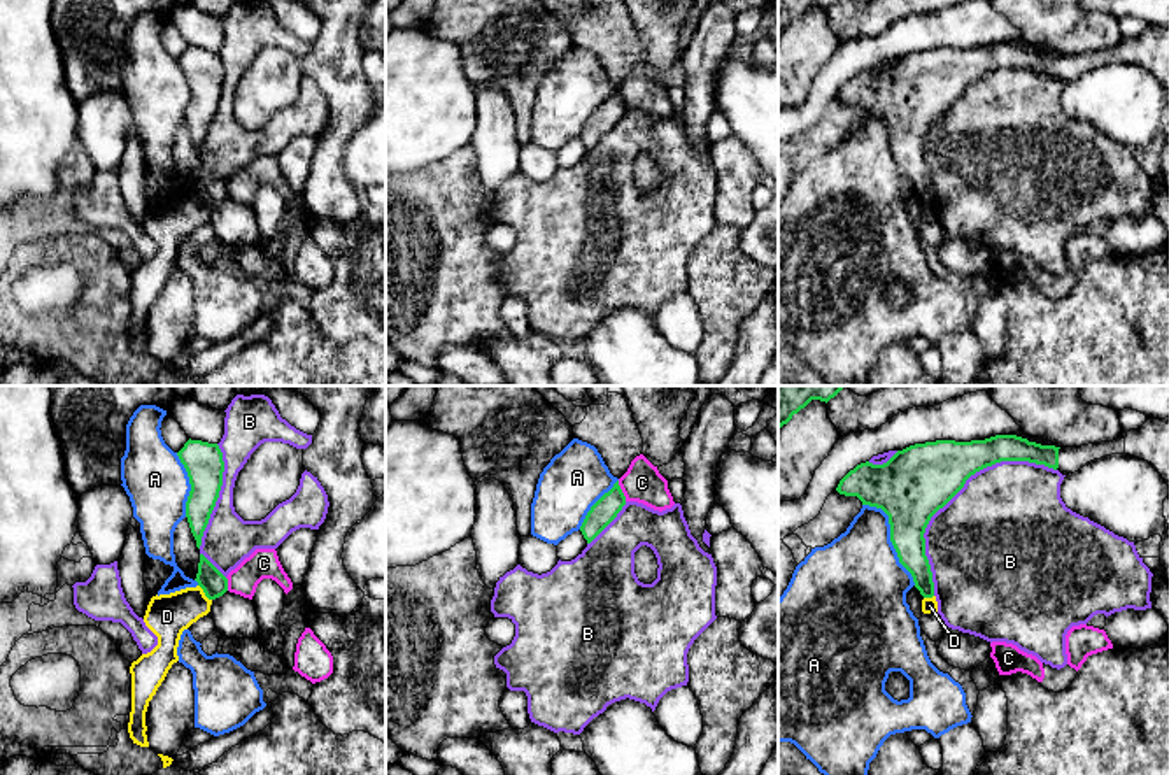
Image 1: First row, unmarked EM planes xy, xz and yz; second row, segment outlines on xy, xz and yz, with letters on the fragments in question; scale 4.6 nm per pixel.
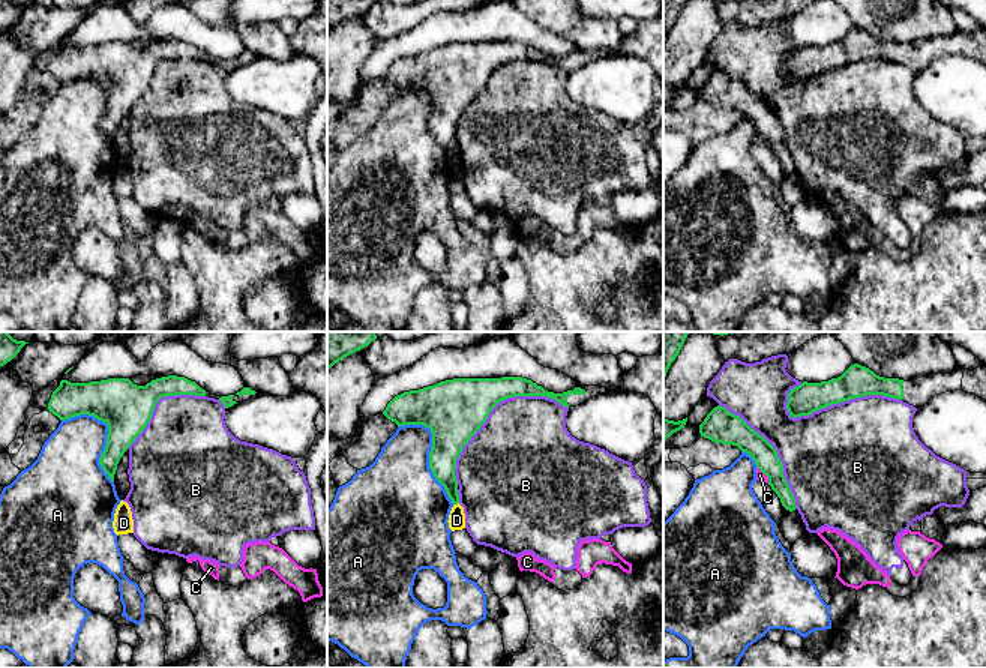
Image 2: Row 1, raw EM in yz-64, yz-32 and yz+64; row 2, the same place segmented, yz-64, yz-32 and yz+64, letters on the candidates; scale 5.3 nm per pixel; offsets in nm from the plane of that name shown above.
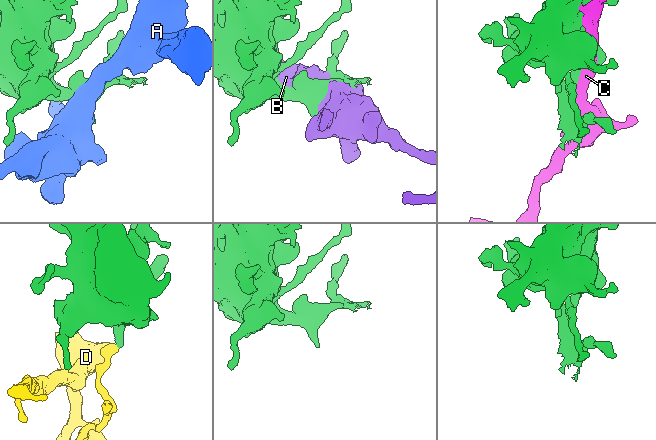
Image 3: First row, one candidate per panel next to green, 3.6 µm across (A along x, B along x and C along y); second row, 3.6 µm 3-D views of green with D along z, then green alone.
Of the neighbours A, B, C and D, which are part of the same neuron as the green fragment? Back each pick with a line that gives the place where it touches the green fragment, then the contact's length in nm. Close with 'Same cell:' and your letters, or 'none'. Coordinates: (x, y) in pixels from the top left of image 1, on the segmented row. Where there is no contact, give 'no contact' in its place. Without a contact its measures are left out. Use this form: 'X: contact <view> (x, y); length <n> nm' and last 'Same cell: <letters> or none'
Same cell: none

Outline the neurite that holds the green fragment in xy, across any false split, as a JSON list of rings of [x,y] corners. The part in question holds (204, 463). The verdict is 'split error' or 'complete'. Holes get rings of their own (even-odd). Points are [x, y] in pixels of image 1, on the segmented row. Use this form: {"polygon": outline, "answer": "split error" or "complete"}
{"polygon": [[[189,438],[177,456],[184,465],[191,484],[186,501],[186,517],[196,540],[196,547],[200,549],[203,531],[223,486],[223,452],[217,444]]], "answer": "complete"}

